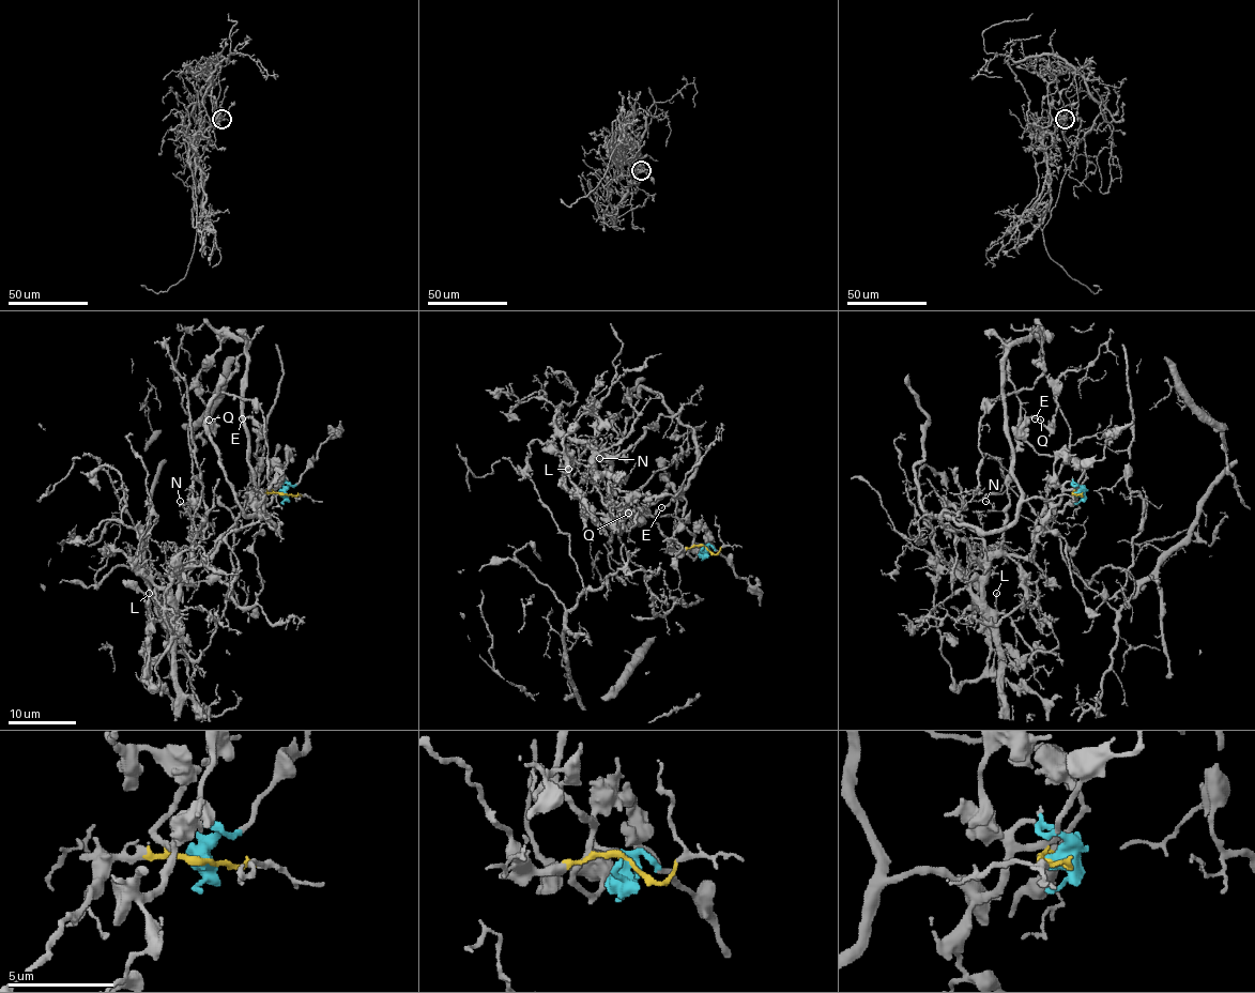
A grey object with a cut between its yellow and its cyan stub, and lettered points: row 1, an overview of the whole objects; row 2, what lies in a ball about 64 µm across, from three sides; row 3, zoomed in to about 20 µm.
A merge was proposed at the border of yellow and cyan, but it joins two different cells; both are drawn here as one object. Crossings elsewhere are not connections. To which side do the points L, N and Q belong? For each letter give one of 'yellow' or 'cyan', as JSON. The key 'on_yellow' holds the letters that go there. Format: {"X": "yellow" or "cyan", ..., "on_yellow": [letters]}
{"L": "yellow", "N": "yellow", "Q": "cyan", "on_yellow": ["L", "N"]}

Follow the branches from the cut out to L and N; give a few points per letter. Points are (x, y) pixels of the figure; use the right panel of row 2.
L: (1074, 494), (1044, 525), (1030, 561), (995, 555), (986, 573), (990, 621), (997, 593)
N: (1074, 494), (1044, 525), (1030, 561), (986, 550), (980, 520), (981, 512), (992, 505), (985, 501)

